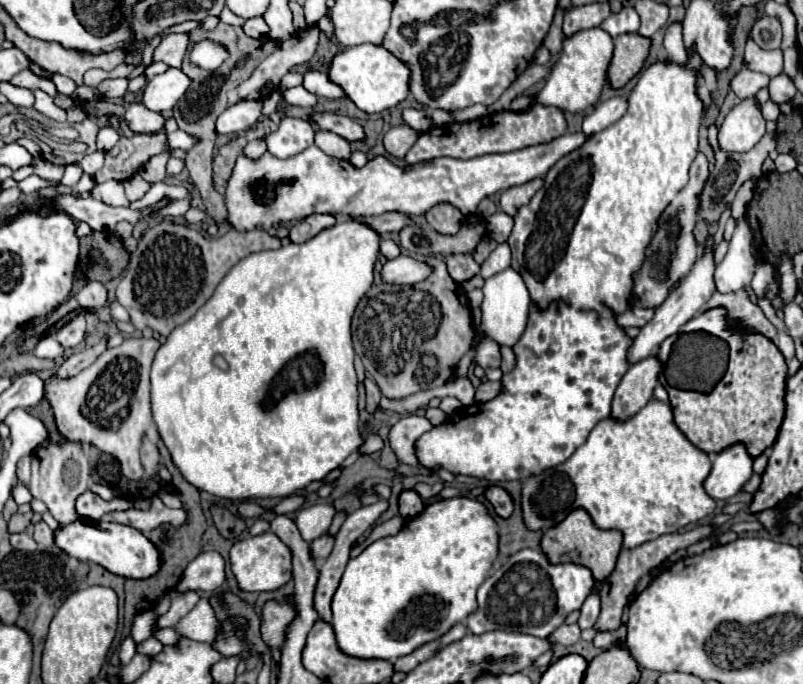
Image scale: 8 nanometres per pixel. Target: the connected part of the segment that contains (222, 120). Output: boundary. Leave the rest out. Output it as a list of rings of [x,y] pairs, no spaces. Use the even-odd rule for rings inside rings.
[[[241,101],[237,105],[231,105],[225,109],[225,113],[217,119],[215,131],[219,135],[231,135],[231,133],[241,133],[247,131],[257,123],[257,119],[263,113],[263,103],[261,101]]]

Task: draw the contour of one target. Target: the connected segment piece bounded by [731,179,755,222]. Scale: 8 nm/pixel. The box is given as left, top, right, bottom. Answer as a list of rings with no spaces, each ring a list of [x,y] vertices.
[[[755,179],[747,181],[743,187],[738,190],[732,203],[731,216],[739,222],[746,215],[747,207],[753,197],[753,189],[755,189]]]

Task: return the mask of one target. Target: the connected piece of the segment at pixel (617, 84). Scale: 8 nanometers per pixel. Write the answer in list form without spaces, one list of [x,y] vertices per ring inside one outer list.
[[[637,33],[619,35],[615,39],[615,53],[607,69],[607,81],[611,89],[621,89],[629,79],[633,79],[641,71],[649,55],[649,45],[649,39]]]

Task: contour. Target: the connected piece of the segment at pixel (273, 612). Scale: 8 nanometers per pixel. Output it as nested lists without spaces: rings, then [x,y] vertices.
[[[277,601],[265,603],[261,633],[269,647],[281,647],[285,627],[293,621],[293,617],[295,617],[295,609],[291,603],[277,603]]]

